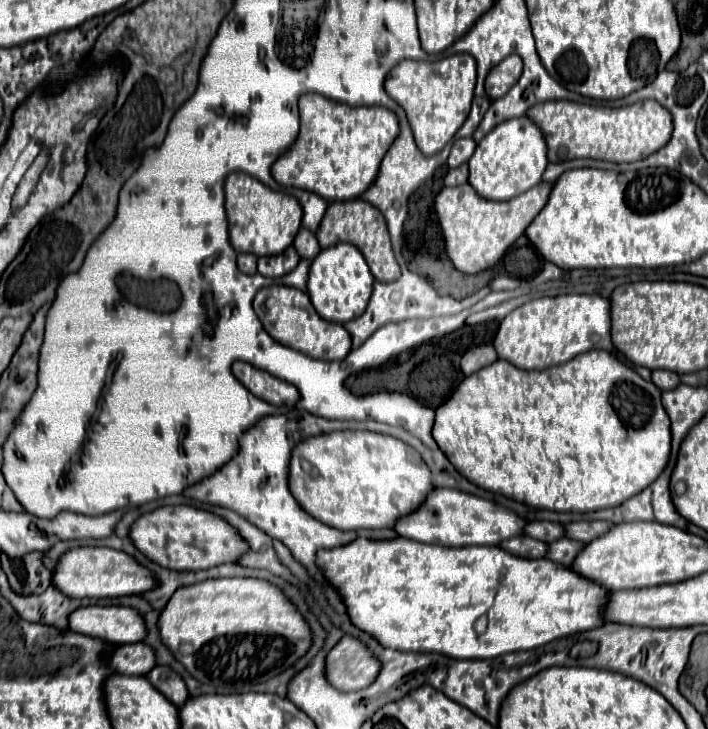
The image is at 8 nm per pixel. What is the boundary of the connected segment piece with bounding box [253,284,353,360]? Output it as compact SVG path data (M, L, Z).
M281 284L261 288L253 300L253 308L259 320L263 322L267 334L293 350L299 350L317 360L343 360L351 352L351 334L347 334L347 330L341 324L323 320L315 312L307 292L303 290Z

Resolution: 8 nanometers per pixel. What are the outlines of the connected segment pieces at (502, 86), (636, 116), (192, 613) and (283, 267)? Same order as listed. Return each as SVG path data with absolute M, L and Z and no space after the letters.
M511 54L507 56L499 66L495 66L487 80L485 80L485 92L489 98L499 98L499 96L505 96L513 86L515 86L515 80L519 80L523 72L523 62L519 60L517 54Z
M553 100L535 104L527 116L539 124L549 146L549 162L597 158L609 162L637 162L657 152L671 138L671 114L655 100L641 100L623 108L605 108Z
M217 578L179 588L161 612L159 628L175 658L215 694L247 692L247 686L291 668L313 646L311 626L299 608L281 588L259 578Z
M289 246L285 252L277 256L263 256L259 258L259 274L267 278L281 278L295 270L299 264L299 254L293 246Z

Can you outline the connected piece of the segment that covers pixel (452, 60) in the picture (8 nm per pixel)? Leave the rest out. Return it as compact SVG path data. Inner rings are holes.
M467 54L447 56L437 62L403 60L389 72L385 80L385 90L407 112L415 142L425 156L441 152L445 144L451 142L455 132L463 126L463 120L467 120L475 80L477 80L475 58Z

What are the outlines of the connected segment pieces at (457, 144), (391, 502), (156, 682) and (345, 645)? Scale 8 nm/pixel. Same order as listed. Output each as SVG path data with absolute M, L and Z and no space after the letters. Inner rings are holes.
M457 138L451 146L451 154L449 154L449 160L447 160L449 168L457 168L457 166L469 162L475 148L477 148L477 144L475 144L473 138Z
M345 430L307 438L295 446L289 470L289 490L299 506L313 518L337 530L379 530L393 528L399 518L409 516L427 500L429 492L435 490L433 476L421 454L399 438L367 432L367 430Z
M155 666L147 678L151 680L151 684L155 688L159 688L159 692L163 692L167 696L167 700L171 700L177 708L181 708L187 700L189 700L189 690L185 686L185 682L181 680L181 676L171 670L169 666Z
M343 636L327 656L327 680L343 692L367 688L379 668L375 654L357 636Z

